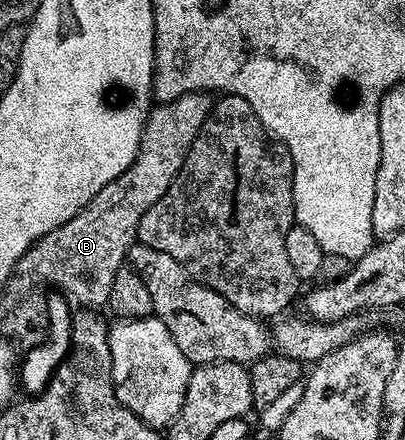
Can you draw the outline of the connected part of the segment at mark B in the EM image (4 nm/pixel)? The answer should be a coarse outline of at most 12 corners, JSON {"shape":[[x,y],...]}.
{"shape":[[214,99],[150,109],[134,160],[17,261],[109,301],[143,212],[171,188]]}

